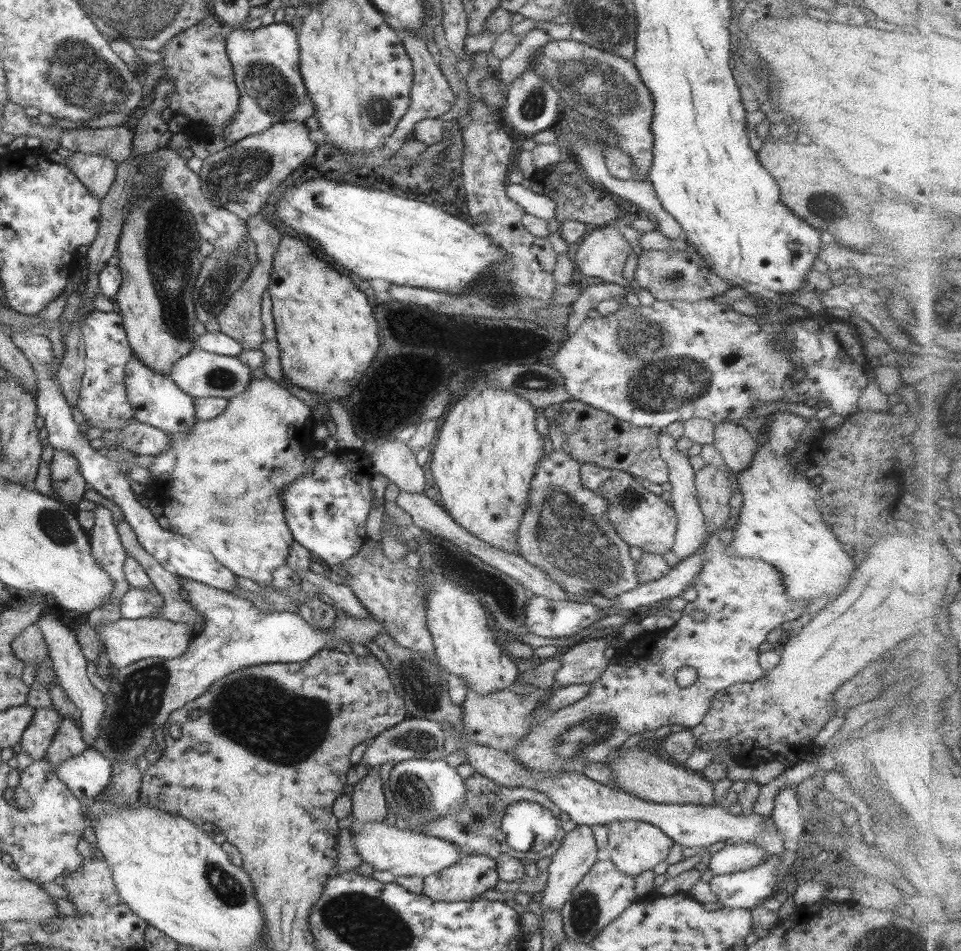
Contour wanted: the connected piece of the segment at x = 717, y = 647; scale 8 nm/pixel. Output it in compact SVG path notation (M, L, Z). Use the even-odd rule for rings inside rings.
M732 527L724 531L716 530L716 532L708 535L706 544L699 551L705 556L704 566L692 584L692 586L697 590L698 596L694 601L688 602L684 607L682 610L682 617L677 619L676 624L670 630L666 631L657 629L653 633L650 631L644 631L644 633L642 633L637 639L628 643L626 648L616 651L615 657L609 659L609 665L606 671L602 673L598 680L591 683L593 688L591 688L591 691L586 696L582 697L574 704L565 706L559 711L547 713L545 717L536 720L536 723L533 724L532 731L530 731L530 735L520 738L518 747L510 751L512 758L516 760L518 764L522 764L522 766L528 768L528 770L542 772L544 776L548 776L549 774L555 774L555 776L558 776L558 773L561 771L574 772L574 774L584 774L584 768L586 768L588 764L607 763L610 754L613 754L617 749L620 749L622 744L628 740L628 737L638 735L638 733L642 734L645 731L657 730L661 726L672 724L681 724L682 726L685 726L687 730L690 730L690 728L700 724L704 720L704 717L709 711L712 699L715 698L721 690L734 684L756 682L765 675L765 670L759 665L758 646L760 646L762 642L766 642L767 634L774 630L774 628L780 626L783 622L788 622L788 620L794 622L795 619L799 618L802 615L802 612L804 612L805 607L808 605L808 602L805 602L805 600L803 600L803 602L789 600L785 593L785 586L783 585L781 574L771 564L762 562L757 558L738 558L737 556L733 556L733 554L729 554L730 551L728 551L728 546L730 546L730 542L732 542L734 531L735 527ZM696 610L703 610L704 614L706 614L706 620L695 622L693 620L693 613L696 612ZM682 666L692 666L698 674L697 680L690 687L682 688L678 683L676 683L676 677L674 675L678 670L680 670L680 668L682 668Z

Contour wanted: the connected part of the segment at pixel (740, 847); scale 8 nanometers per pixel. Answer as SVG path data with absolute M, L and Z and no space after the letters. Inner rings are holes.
M749 842L734 843L715 852L706 861L707 870L710 870L714 876L747 871L762 864L767 856L767 852L764 852L761 848L756 848Z

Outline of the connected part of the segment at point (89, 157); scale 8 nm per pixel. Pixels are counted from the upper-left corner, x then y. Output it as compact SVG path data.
M75 152L67 158L67 167L96 198L102 200L116 178L117 162L106 155Z

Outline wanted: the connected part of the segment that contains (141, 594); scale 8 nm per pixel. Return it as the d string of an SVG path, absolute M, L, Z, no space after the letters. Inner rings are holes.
M130 587L121 600L121 613L124 619L150 618L161 610L163 598L156 594L155 587L139 589Z

